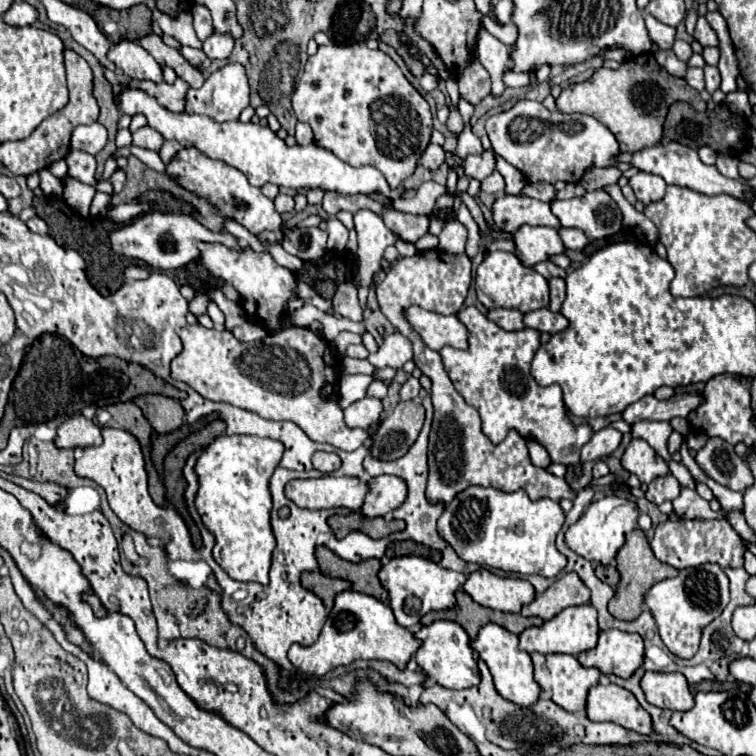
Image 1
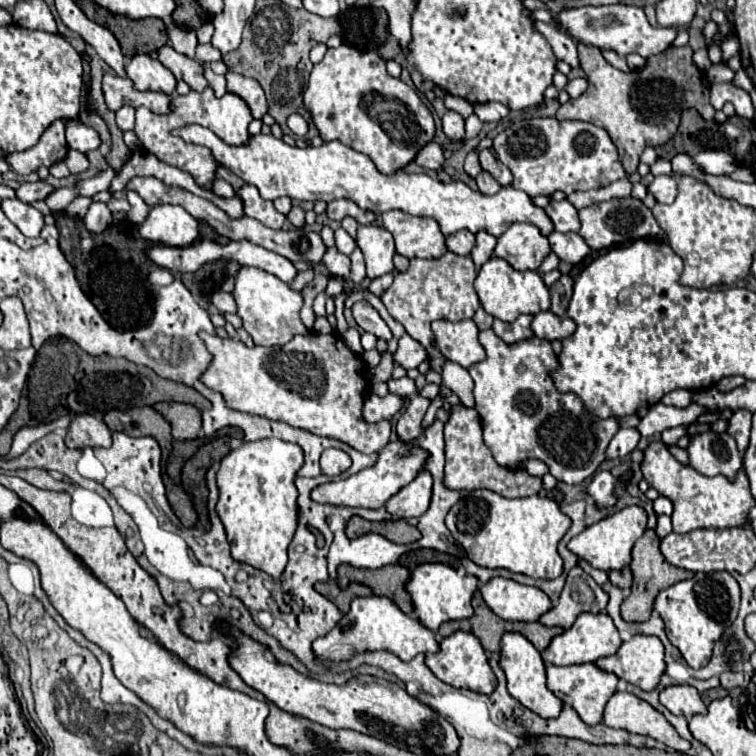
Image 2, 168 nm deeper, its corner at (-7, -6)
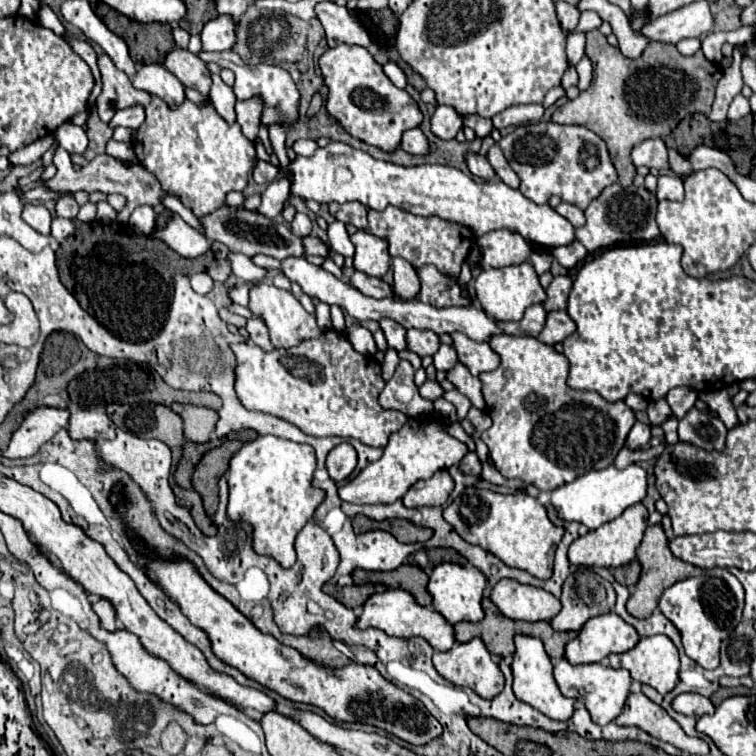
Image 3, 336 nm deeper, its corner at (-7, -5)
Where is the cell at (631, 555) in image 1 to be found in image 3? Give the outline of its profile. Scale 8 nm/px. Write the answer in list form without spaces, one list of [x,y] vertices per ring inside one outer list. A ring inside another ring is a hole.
[[[657,524],[657,526],[649,526],[643,540],[641,540],[641,546],[637,548],[637,560],[641,564],[641,578],[635,586],[635,592],[631,594],[631,598],[627,600],[627,612],[635,618],[649,618],[651,612],[657,608],[657,602],[659,602],[659,596],[663,594],[665,588],[673,586],[675,582],[679,580],[685,580],[685,578],[691,578],[691,576],[699,576],[701,570],[693,564],[687,564],[679,558],[675,558],[667,546],[667,538],[663,534],[663,528]]]

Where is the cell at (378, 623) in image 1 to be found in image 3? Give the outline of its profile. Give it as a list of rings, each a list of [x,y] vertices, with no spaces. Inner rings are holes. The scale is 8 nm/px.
[[[385,590],[379,594],[373,594],[367,598],[367,602],[363,604],[363,612],[355,622],[357,628],[367,630],[367,628],[379,628],[389,636],[395,638],[413,638],[413,636],[421,636],[425,638],[435,650],[449,650],[455,644],[455,636],[453,636],[453,626],[447,624],[443,620],[443,616],[439,616],[435,610],[431,608],[423,608],[419,606],[413,596],[405,590]]]

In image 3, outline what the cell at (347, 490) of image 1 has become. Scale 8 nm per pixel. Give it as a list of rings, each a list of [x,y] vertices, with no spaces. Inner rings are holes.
[[[425,416],[423,420],[409,418],[407,424],[389,438],[383,456],[339,488],[339,498],[353,504],[393,504],[417,480],[431,478],[437,470],[459,464],[465,454],[467,446],[445,434],[445,424],[441,424],[437,416]]]

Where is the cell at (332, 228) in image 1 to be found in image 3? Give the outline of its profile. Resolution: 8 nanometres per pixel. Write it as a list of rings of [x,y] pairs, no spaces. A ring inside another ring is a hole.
[[[335,220],[333,224],[329,224],[327,236],[329,236],[327,242],[329,242],[331,250],[339,252],[341,256],[353,256],[353,254],[355,254],[355,246],[351,244],[350,236],[347,234],[343,222],[337,222],[337,220]]]

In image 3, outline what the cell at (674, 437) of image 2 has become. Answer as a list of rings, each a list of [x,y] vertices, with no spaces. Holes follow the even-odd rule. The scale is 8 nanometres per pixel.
[[[673,388],[669,394],[667,394],[667,404],[671,406],[673,410],[673,416],[677,420],[681,420],[693,406],[695,406],[695,400],[697,400],[697,392],[691,390],[691,388]]]

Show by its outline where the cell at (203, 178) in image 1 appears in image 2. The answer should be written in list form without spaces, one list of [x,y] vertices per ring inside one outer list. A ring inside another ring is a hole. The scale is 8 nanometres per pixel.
[[[245,185],[241,191],[237,191],[237,197],[243,199],[245,215],[261,221],[265,227],[281,229],[281,225],[283,225],[283,221],[285,221],[285,215],[281,215],[281,213],[273,207],[273,201],[265,201],[253,185]]]

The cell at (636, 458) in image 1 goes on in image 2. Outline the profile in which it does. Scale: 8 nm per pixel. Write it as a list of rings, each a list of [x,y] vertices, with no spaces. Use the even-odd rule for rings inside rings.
[[[653,441],[645,449],[645,459],[641,463],[641,471],[649,485],[659,491],[659,495],[667,497],[673,503],[673,531],[689,533],[693,529],[727,529],[747,525],[747,513],[755,505],[755,499],[749,491],[749,481],[745,469],[739,469],[735,479],[715,475],[705,477],[691,469],[691,465],[679,463],[663,441]]]

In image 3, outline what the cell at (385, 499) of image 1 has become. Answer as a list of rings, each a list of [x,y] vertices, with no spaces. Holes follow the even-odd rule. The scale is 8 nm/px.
[[[447,470],[435,472],[429,480],[415,482],[409,492],[401,498],[407,508],[423,508],[423,506],[441,506],[445,504],[449,492],[453,490],[453,480]]]

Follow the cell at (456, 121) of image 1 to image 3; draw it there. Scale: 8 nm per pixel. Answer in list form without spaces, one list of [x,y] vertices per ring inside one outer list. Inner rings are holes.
[[[437,106],[435,114],[431,116],[431,130],[435,136],[443,140],[453,140],[457,132],[463,128],[461,116],[451,106]]]

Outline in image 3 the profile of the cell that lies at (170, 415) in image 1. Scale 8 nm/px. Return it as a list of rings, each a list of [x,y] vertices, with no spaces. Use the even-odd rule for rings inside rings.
[[[171,404],[171,410],[183,418],[183,434],[185,440],[191,442],[207,442],[215,420],[219,418],[215,410],[203,408],[203,406],[191,406],[191,404]]]

